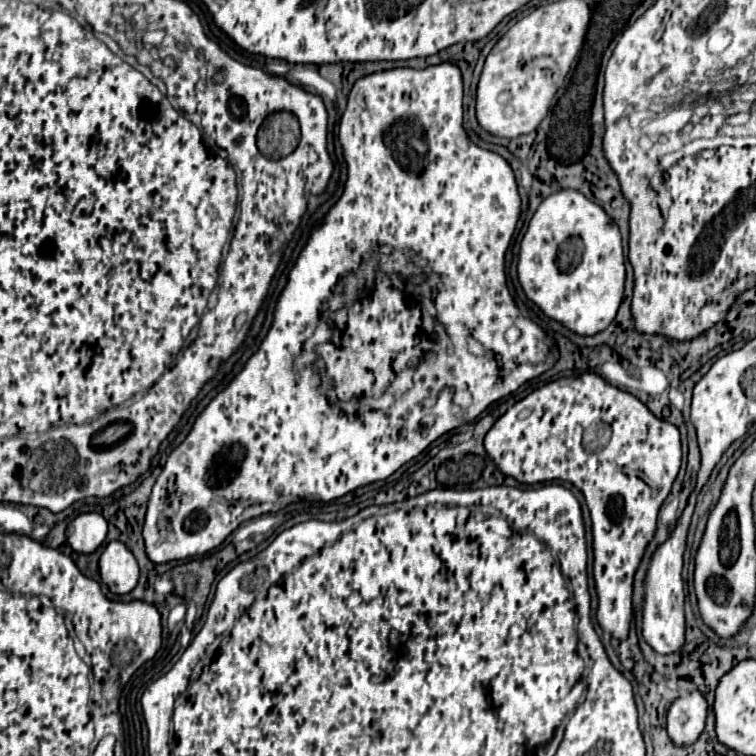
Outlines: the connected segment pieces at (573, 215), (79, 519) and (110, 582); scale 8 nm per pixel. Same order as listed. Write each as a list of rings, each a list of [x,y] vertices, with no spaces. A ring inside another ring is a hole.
[[[558,190],[542,200],[520,242],[518,282],[548,318],[580,336],[594,336],[616,318],[624,294],[622,236],[610,216],[578,190]]]
[[[86,512],[86,514],[76,516],[68,524],[66,538],[74,552],[92,554],[106,540],[106,532],[108,532],[108,524],[102,518],[102,514]]]
[[[110,542],[100,556],[100,576],[112,594],[128,594],[138,582],[134,554],[122,542]]]

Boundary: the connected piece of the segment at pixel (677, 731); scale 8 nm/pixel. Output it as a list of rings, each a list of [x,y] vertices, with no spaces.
[[[700,692],[680,696],[668,712],[668,736],[676,746],[692,746],[706,724],[708,704]]]

